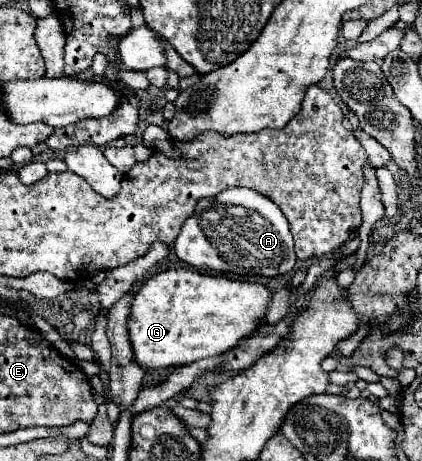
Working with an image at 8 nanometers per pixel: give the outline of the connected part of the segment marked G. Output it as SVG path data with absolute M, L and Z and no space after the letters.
M191 269L161 271L133 295L127 323L135 359L143 369L163 369L221 355L265 321L269 299L271 291L261 283L233 281Z

